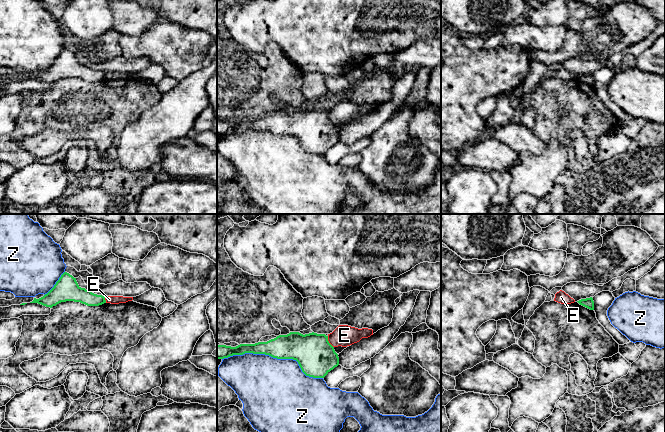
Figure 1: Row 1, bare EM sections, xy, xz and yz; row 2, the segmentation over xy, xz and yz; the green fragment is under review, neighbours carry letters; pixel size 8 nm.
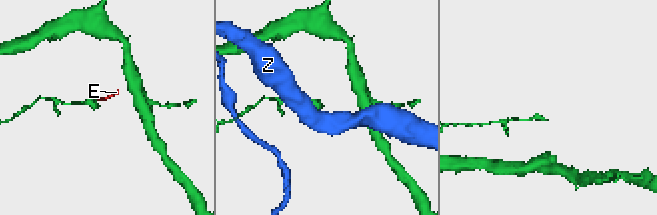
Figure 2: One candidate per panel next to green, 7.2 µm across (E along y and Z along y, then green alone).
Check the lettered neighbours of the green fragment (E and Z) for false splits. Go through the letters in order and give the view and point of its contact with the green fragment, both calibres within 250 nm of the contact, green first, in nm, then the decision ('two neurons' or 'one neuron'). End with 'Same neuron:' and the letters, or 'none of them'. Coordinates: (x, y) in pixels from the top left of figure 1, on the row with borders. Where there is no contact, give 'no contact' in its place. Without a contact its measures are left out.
E: meets green in xz at (328, 342); 300 nm thick on the green side, 170 nm on the other; two neurons
Z: meets green in xz at (274, 357); 220 nm thick on the green side, 480 nm on the other; two neurons
Same neuron: none of them

